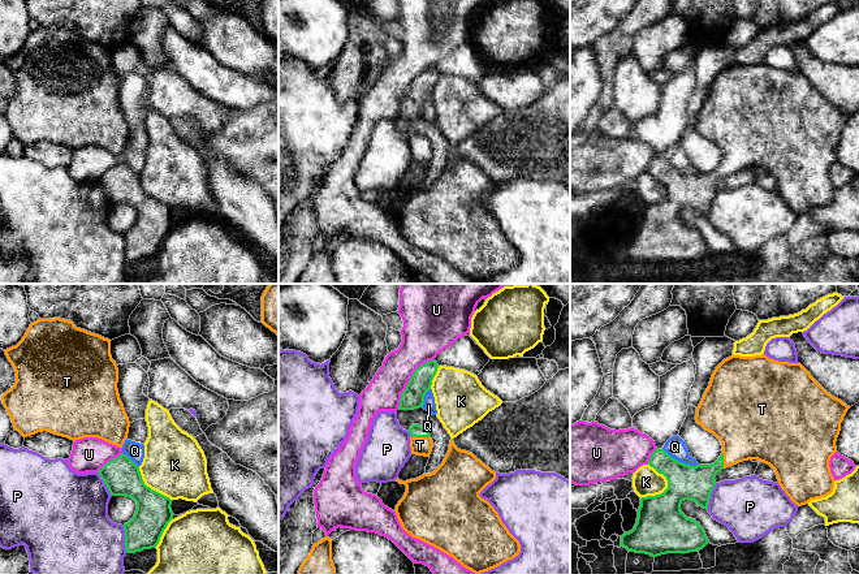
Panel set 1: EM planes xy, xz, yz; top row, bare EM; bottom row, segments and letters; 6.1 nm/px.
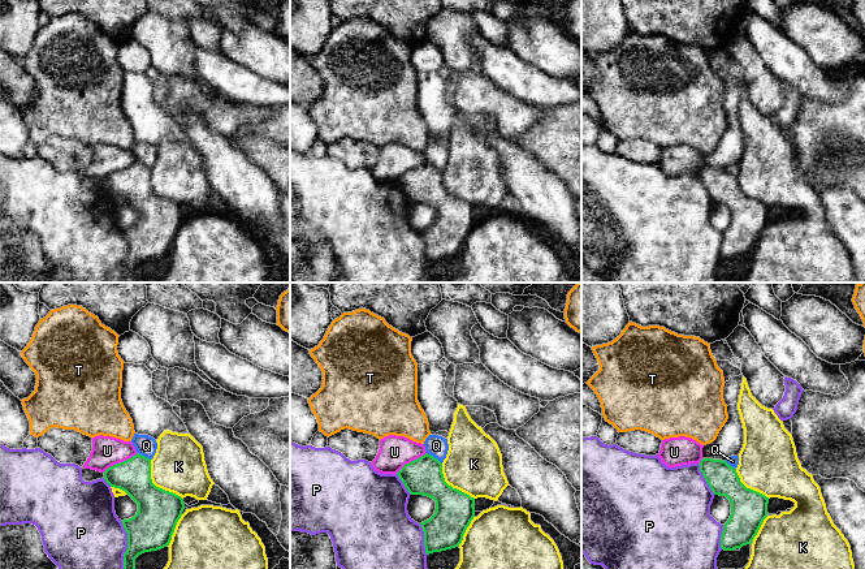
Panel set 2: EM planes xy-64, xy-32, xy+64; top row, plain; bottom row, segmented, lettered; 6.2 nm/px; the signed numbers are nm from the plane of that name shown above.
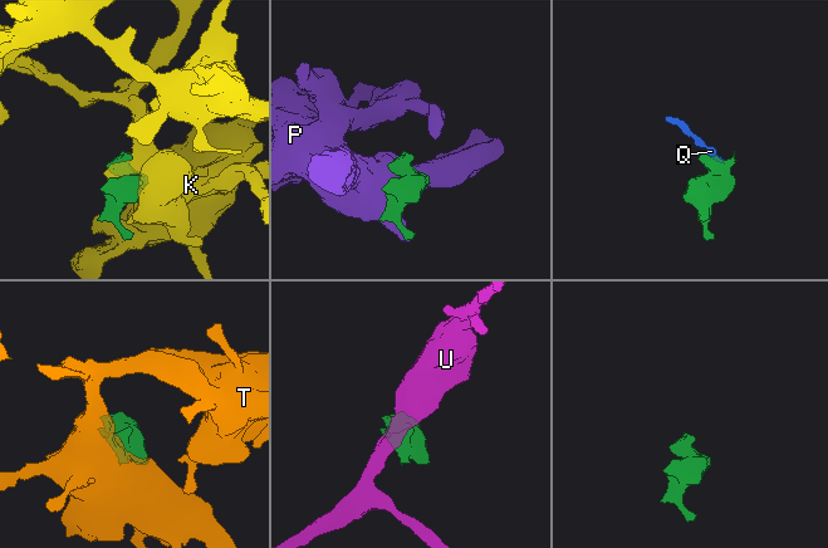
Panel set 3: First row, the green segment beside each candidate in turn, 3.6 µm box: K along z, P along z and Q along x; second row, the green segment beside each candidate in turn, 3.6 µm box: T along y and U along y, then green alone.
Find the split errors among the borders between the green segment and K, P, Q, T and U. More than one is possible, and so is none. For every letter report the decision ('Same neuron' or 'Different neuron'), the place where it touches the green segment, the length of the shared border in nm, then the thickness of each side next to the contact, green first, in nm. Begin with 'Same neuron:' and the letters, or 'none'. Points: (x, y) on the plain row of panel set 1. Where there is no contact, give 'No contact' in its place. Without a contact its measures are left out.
Same neuron: T
K: Different neuron. Touches green at yz (668, 195). Shared border 220 nm. Thickness 320 nm (green) against 180 nm
P: Different neuron. Touches green at xy (125, 247). Shared border 170 nm. Thickness 220 nm (green) against 480 nm
Q: Different neuron. Touches green at yz (681, 171). Shared border 240 nm. Thickness 220 nm (green) against 120 nm
T: Same neuron. Touches green at xz (421, 145). Shared border 130 nm. Thickness 80 nm (green) against 110 nm
U: Different neuron. Touches green at xz (409, 89). Shared border 400 nm. Thickness 140 nm (green) against 240 nm

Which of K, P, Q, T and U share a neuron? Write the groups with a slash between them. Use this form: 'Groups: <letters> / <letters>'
Groups: K / P / Q / T / U

